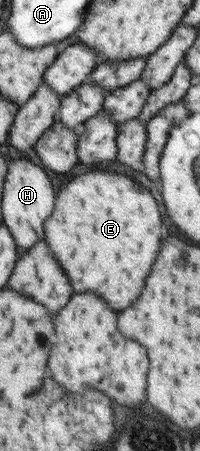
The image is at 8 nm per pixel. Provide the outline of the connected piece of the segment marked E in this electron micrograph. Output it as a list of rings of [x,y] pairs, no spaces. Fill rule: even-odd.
[[[117,165],[94,168],[74,176],[60,187],[60,204],[56,204],[56,216],[48,220],[48,236],[45,236],[48,244],[52,244],[52,252],[64,260],[64,268],[68,268],[72,284],[76,284],[76,292],[100,292],[108,304],[116,304],[120,310],[128,308],[140,296],[144,278],[150,274],[162,240],[162,214],[158,202],[150,192],[138,192],[140,186]]]

